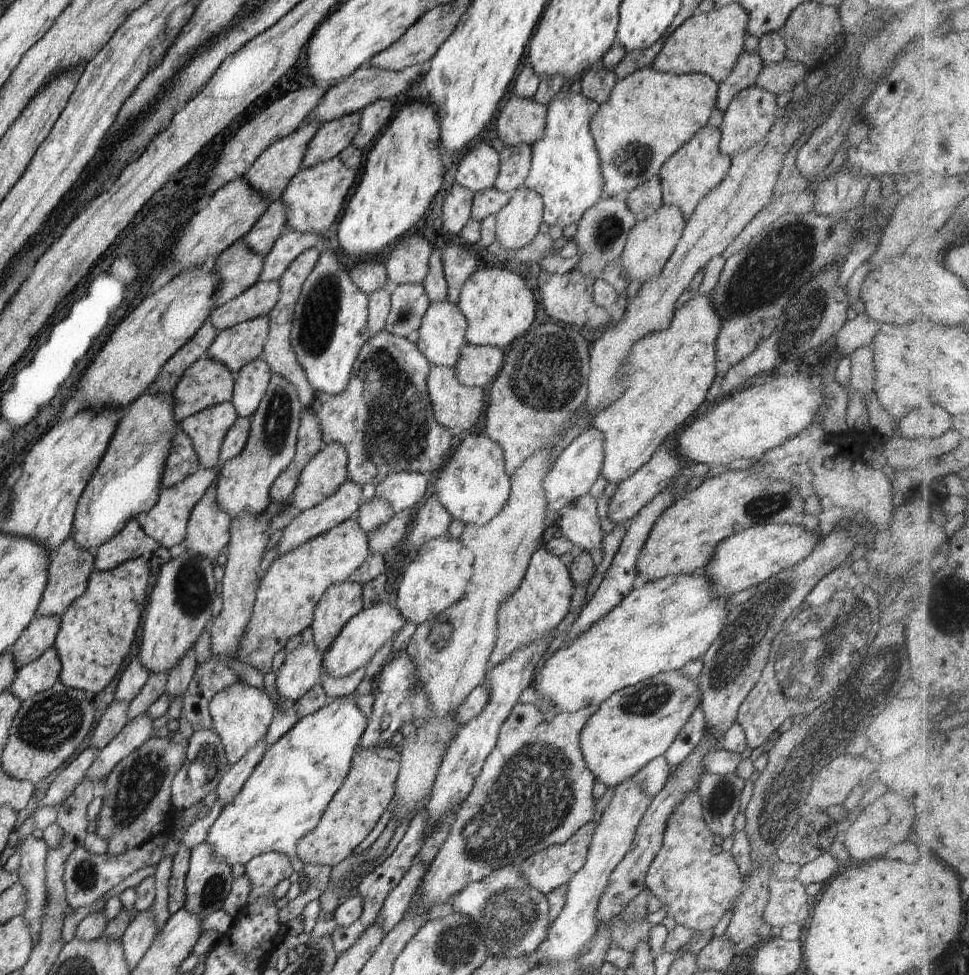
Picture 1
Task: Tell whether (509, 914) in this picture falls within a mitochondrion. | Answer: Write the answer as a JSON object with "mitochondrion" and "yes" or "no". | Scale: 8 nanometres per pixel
{"mitochondrion":"yes"}

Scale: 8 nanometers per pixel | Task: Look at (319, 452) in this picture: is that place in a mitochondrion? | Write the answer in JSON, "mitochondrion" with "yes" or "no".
{"mitochondrion":"no"}

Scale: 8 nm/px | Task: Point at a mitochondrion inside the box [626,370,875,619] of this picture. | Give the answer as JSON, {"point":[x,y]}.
{"point":[761,508]}

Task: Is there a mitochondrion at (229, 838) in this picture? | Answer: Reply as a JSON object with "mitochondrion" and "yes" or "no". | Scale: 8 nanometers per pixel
{"mitochondrion":"no"}

